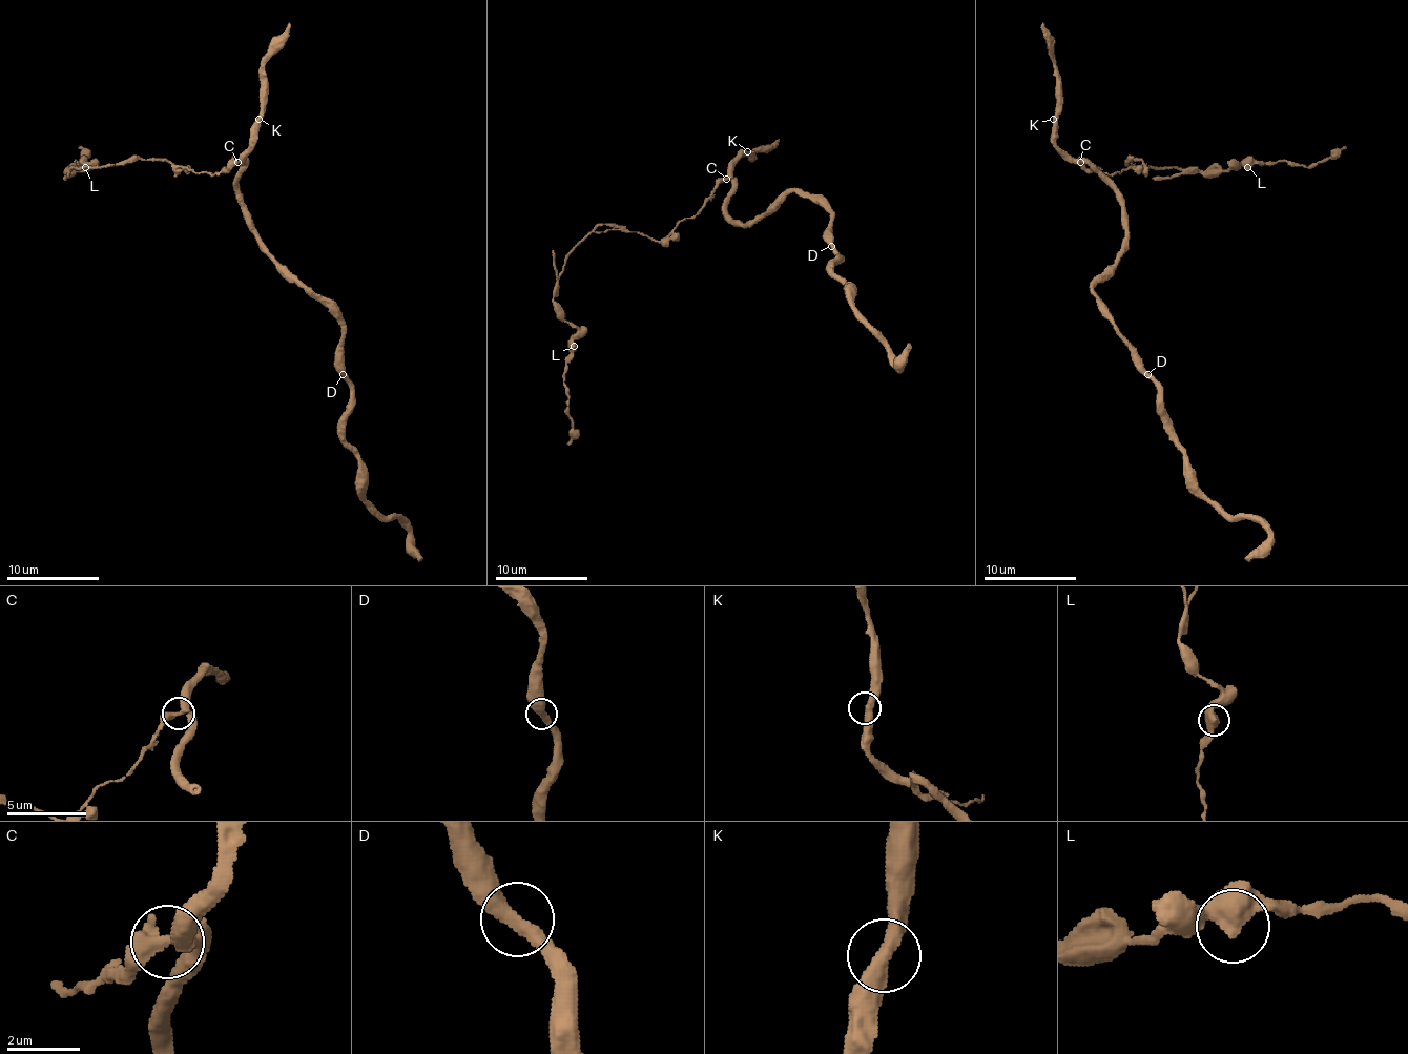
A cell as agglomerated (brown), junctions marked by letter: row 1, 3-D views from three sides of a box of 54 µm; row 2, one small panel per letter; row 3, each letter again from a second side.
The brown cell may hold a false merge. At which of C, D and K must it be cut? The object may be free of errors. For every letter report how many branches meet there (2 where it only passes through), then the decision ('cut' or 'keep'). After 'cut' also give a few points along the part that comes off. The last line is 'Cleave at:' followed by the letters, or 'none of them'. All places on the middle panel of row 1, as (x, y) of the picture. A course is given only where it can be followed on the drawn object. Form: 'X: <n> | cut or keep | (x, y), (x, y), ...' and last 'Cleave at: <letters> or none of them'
C: 3 | cut | (727, 179), (659, 242), (639, 232), (589, 232), (566, 257), (553, 305), (578, 330), (564, 374), (566, 443)
D: 2 | keep
K: 2 | keep
Cleave at: C

